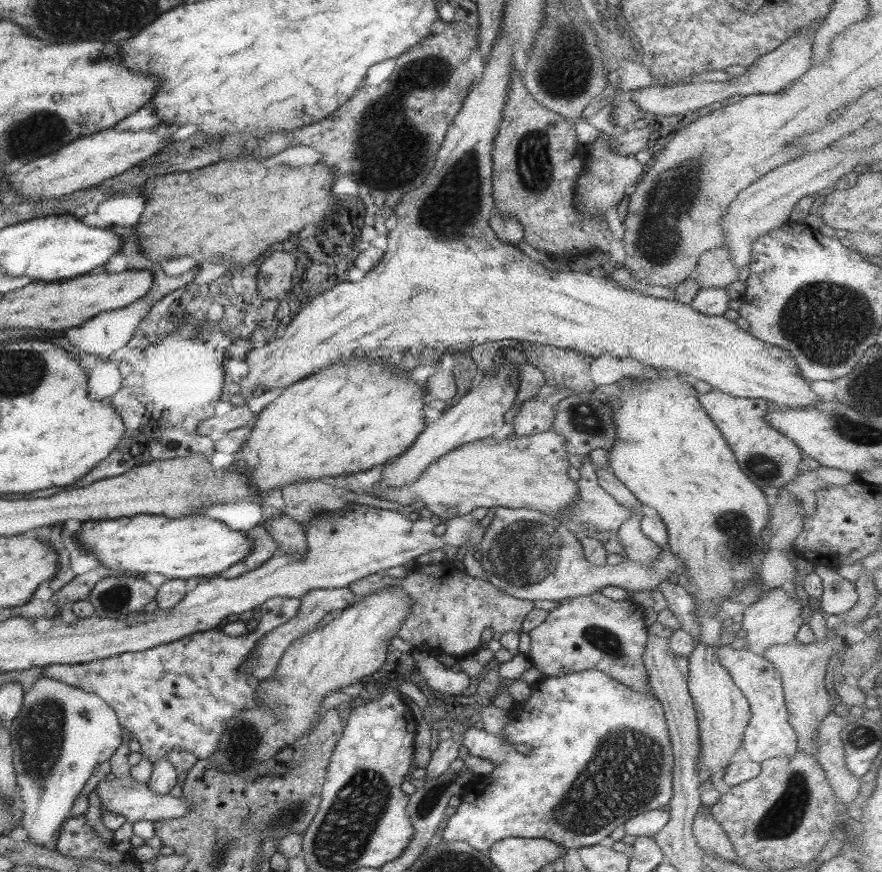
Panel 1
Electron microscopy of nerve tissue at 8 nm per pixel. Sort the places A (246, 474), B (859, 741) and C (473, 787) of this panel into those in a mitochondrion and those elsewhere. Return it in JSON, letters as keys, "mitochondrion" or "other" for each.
{"A":"other","B":"mitochondrion","C":"other"}

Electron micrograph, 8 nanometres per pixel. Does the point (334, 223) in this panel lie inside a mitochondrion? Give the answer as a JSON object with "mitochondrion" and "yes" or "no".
{"mitochondrion":"no"}

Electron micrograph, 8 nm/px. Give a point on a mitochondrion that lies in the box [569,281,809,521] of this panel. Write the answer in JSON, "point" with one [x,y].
{"point":[764,468]}

